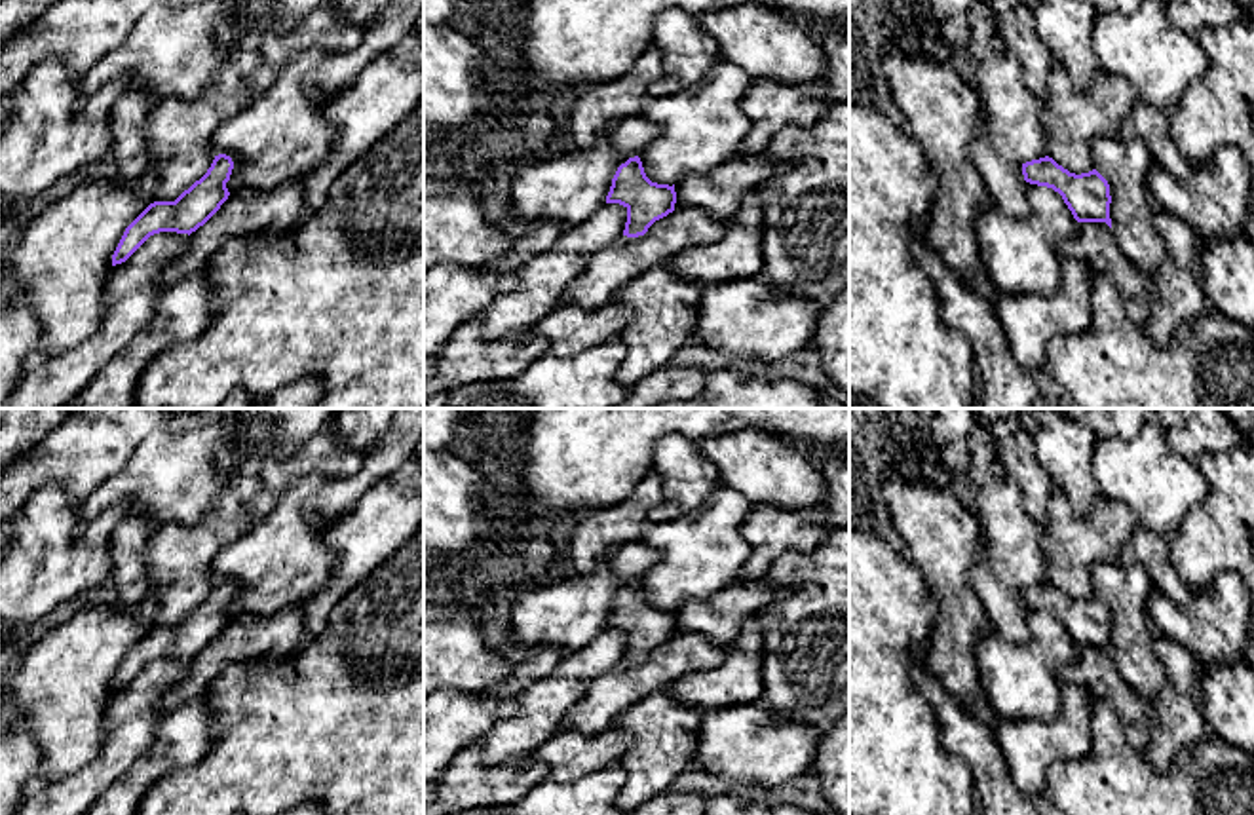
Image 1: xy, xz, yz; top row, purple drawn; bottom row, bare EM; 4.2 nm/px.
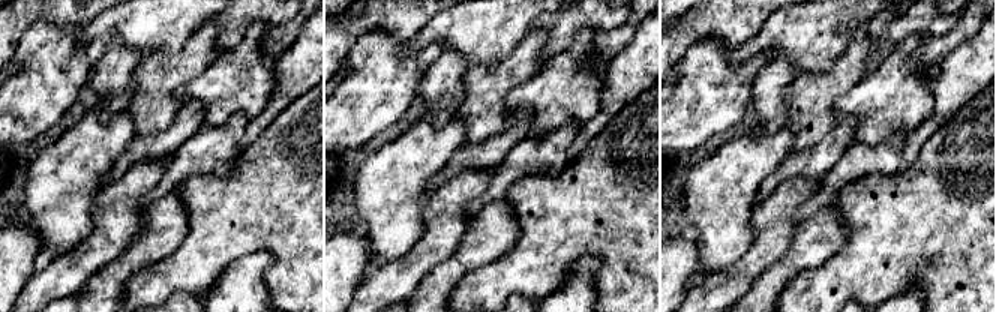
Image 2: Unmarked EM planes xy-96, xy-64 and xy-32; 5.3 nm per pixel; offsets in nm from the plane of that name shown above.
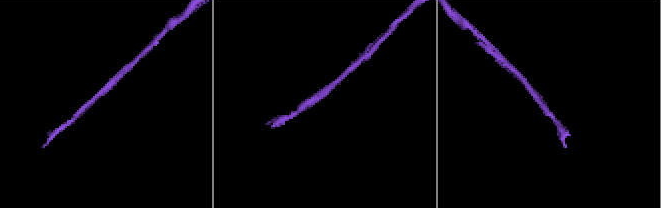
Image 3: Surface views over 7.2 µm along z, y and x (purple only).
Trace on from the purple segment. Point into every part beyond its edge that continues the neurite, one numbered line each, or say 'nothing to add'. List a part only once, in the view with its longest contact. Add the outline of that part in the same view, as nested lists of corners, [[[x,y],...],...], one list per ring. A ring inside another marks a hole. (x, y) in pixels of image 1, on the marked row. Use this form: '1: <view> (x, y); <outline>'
nothing to add

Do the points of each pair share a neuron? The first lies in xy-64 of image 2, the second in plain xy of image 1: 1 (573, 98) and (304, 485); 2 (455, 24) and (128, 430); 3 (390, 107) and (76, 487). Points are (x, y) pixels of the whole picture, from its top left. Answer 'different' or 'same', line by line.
1: same
2: different
3: different

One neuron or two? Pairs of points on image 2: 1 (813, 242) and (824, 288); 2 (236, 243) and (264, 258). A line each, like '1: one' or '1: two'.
1: two
2: two

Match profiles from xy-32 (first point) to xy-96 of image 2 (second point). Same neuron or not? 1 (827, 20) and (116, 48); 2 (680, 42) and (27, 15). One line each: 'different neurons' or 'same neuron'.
1: different neurons
2: same neuron

